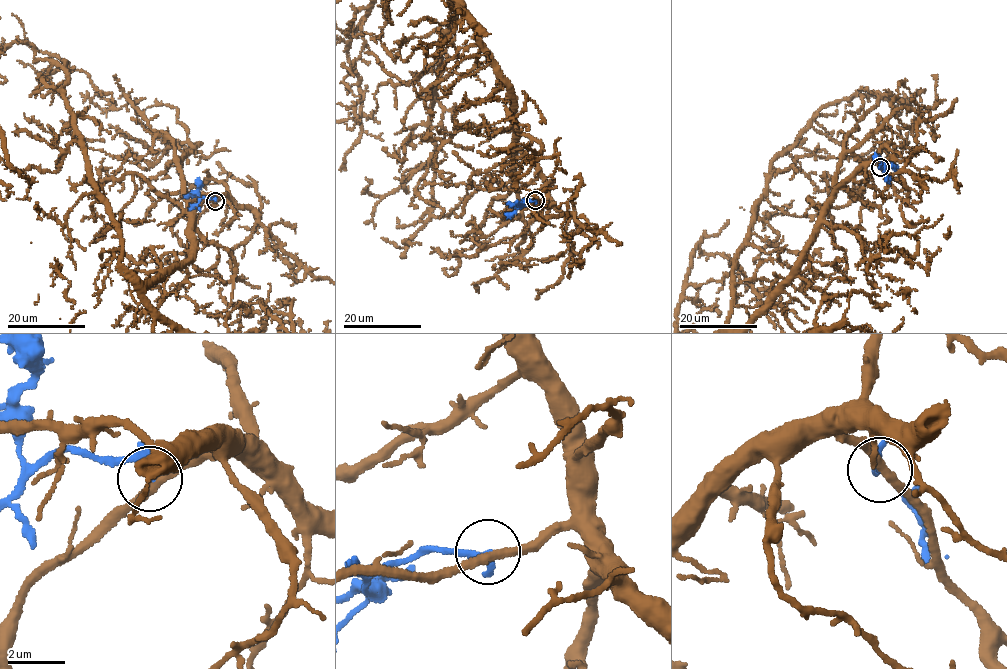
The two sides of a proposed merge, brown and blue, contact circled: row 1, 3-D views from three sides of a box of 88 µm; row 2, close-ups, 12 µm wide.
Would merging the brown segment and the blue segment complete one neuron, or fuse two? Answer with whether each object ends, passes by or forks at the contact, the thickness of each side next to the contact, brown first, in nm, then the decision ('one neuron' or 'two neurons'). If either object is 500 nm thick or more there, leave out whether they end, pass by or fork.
brown passes by | blue passes by | 300/150 nm | two neurons

